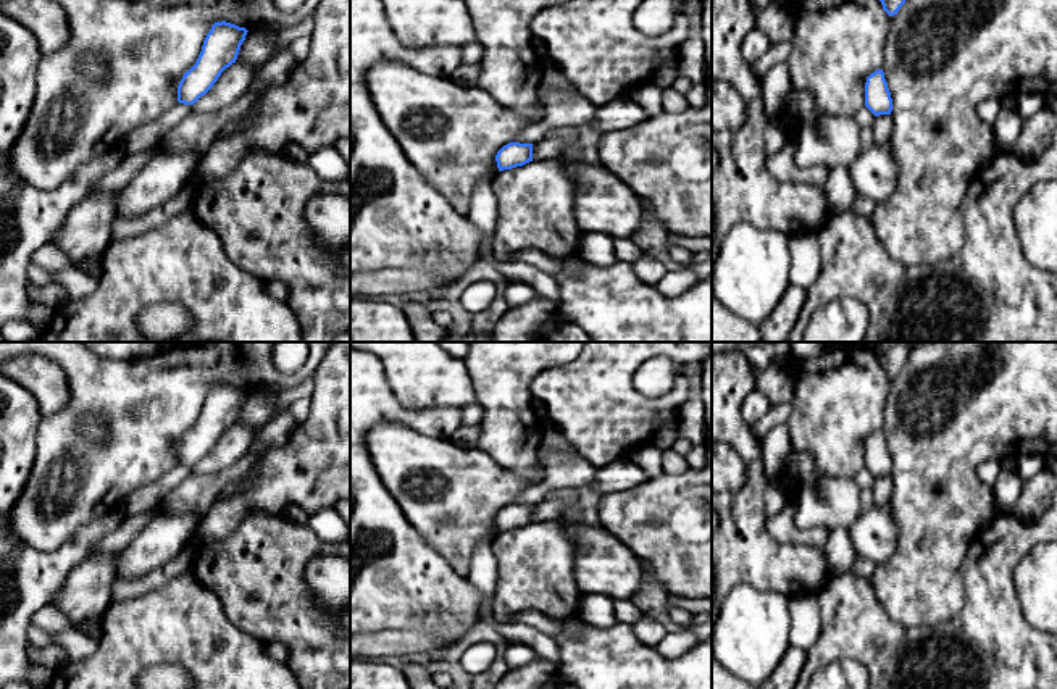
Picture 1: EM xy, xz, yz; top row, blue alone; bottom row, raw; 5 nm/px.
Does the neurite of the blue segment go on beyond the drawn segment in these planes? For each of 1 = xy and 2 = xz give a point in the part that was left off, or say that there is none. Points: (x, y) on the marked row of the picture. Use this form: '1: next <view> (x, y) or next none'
1: next none
2: next none

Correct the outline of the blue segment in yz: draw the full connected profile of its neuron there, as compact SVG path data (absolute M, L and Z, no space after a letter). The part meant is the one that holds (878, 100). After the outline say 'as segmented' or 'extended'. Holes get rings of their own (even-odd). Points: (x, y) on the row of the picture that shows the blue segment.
M876 69L865 82L865 106L875 115L891 115L892 98L883 69Z; as segmented

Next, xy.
M226 21L211 26L195 65L184 73L178 86L179 103L194 105L213 87L221 73L236 63L247 32L245 27Z; as segmented

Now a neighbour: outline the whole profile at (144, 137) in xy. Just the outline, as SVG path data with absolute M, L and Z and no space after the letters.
M178 103L174 108L161 115L158 119L137 127L131 134L127 134L119 148L126 153L139 153L155 145L158 137L171 129L173 126L179 124L184 118L192 115L190 105Z

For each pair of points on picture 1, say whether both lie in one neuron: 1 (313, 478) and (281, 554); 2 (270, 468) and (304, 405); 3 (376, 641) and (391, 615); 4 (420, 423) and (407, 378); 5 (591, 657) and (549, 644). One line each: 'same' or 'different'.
1: different
2: different
3: different
4: different
5: different

